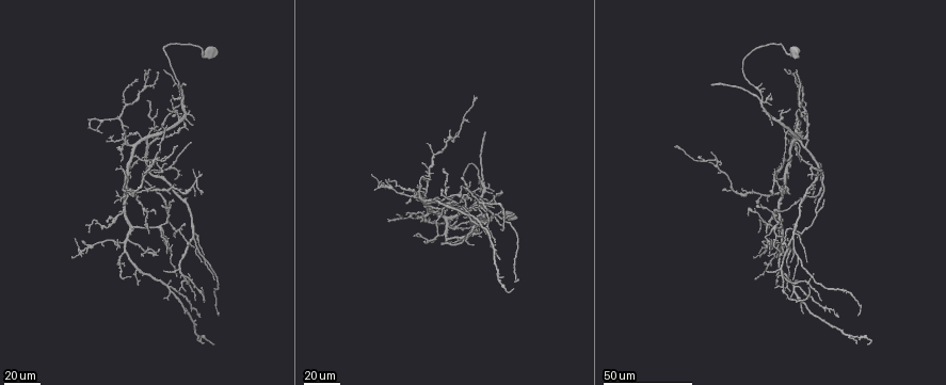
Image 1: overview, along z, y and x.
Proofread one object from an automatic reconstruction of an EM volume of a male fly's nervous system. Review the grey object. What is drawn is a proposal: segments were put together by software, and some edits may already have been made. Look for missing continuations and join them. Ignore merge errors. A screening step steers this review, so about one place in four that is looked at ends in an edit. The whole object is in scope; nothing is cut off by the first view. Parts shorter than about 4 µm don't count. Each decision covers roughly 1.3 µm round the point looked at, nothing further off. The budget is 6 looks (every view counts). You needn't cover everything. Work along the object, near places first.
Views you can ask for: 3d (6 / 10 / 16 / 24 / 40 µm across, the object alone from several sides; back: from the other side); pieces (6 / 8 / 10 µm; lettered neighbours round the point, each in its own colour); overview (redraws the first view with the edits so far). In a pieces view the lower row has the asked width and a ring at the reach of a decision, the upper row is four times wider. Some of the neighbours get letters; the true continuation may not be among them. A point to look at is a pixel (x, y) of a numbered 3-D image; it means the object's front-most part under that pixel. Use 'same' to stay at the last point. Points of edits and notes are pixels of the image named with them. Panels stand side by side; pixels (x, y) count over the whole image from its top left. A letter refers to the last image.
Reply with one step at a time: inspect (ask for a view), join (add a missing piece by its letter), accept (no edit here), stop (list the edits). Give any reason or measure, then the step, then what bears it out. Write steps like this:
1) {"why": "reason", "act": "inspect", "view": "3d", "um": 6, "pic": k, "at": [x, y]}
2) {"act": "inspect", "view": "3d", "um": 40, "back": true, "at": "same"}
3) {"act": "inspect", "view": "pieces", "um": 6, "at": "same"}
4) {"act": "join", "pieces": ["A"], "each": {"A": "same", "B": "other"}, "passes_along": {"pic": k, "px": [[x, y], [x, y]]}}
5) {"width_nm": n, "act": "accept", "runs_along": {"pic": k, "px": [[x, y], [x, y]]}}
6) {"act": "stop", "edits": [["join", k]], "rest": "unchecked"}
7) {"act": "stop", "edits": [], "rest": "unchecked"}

{"why": "free end", "act": "inspect", "view": "3d", "um": 40, "pic": 1, "at": [824, 201]}

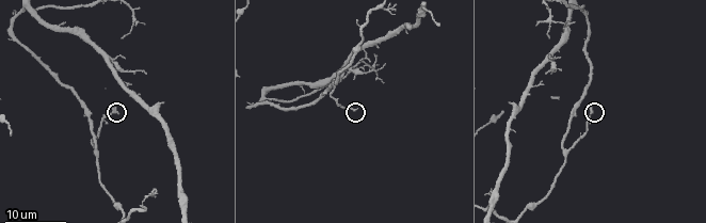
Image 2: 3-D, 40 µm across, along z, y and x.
{"act": "inspect", "view": "pieces", "um": 10, "pic": 2, "at": [117, 111]}

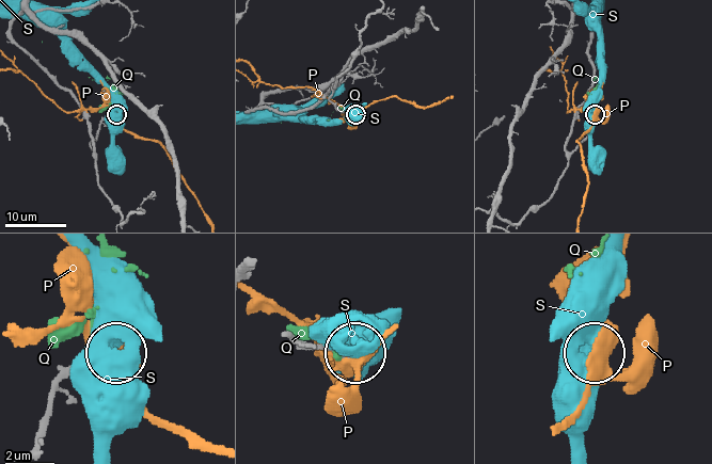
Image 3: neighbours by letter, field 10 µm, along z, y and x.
{"act": "accept", "each": {"P": "other", "Q": "other", "S": "other"}, "found": "none of them fits"}

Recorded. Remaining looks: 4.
{"why": "an open end", "act": "inspect", "view": "3d", "um": 24, "pic": 1, "at": [161, 206]}

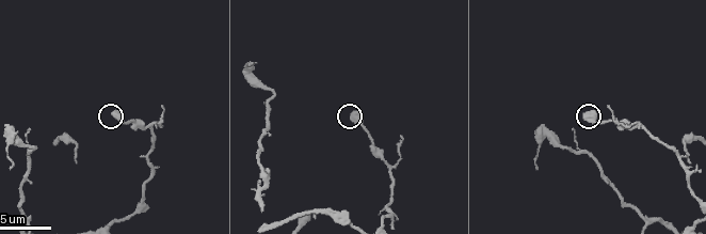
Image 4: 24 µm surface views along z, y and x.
{"act": "inspect", "view": "pieces", "um": 10, "pic": 4, "at": [115, 113]}

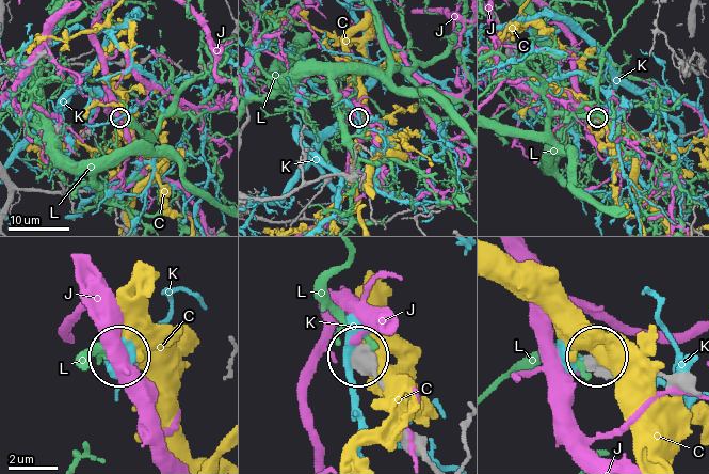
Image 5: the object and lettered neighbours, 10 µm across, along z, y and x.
{"act": "accept", "each": {"C": "other", "J": "other", "K": "other", "L": "other"}, "found": "no lettered piece goes on from it"}

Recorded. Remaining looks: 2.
{"why": "an open end", "act": "inspect", "view": "3d", "um": 24, "pic": 1, "at": [484, 131]}

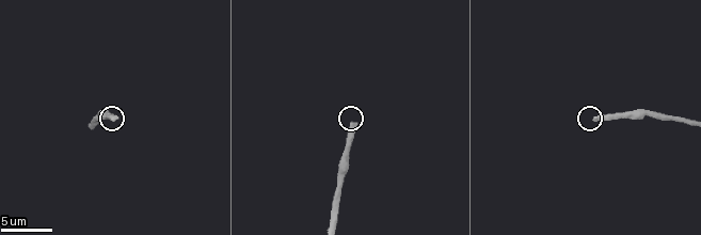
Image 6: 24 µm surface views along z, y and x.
{"why": "what lies round it", "act": "inspect", "view": "pieces", "um": 10, "pic": 6, "at": [355, 124]}

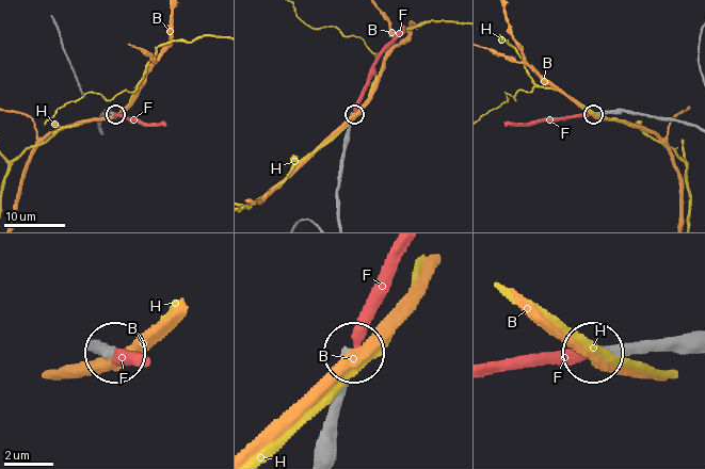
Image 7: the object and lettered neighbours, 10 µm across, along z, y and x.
{"act": "join", "pieces": ["F"], "each": {"B": "other", "F": "same", "H": "other"}, "passes_along": {"pic": 7, "px": [[608, 112], [505, 123]]}, "found": "the neuron continues"}

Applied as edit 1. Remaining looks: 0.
{"act": "stop", "edits": [["join", 7]], "rest": "unchecked"}

